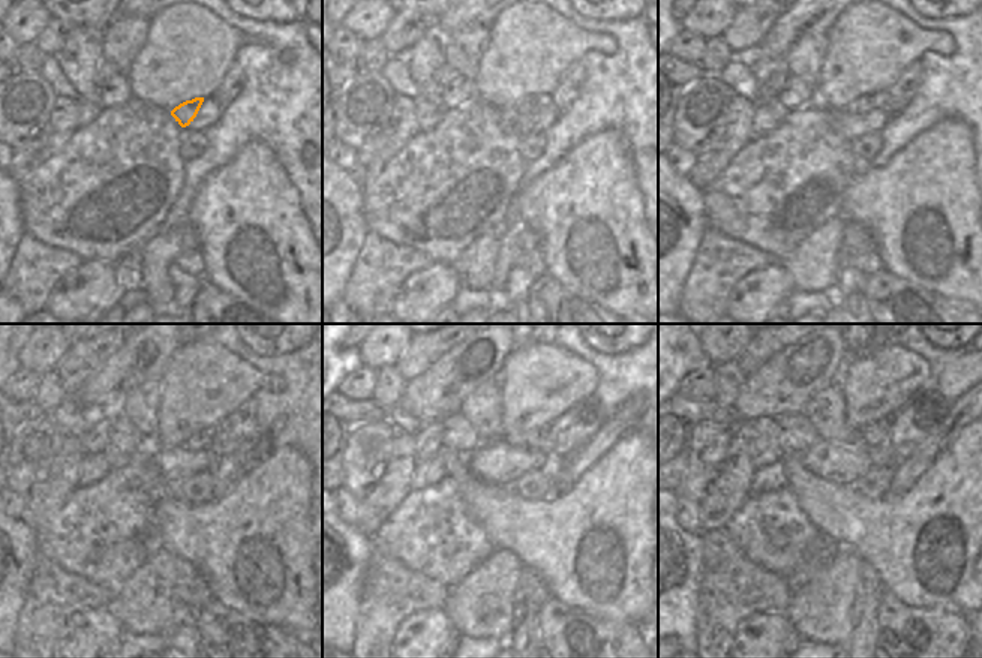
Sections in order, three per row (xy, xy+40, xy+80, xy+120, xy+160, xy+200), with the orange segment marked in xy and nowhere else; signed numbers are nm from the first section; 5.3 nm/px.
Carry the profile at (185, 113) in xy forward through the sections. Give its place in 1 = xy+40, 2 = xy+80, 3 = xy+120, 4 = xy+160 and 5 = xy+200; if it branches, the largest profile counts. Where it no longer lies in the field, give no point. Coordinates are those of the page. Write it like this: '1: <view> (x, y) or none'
1: xy+40 (534, 102)
2: xy+80 (877, 101)
3: xy+120 (198, 441)
4: xy+160 (538, 439)
5: xy+200 (876, 435)

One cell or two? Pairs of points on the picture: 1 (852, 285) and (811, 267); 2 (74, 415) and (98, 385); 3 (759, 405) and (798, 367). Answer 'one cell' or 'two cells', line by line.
1: two cells
2: two cells
3: one cell

